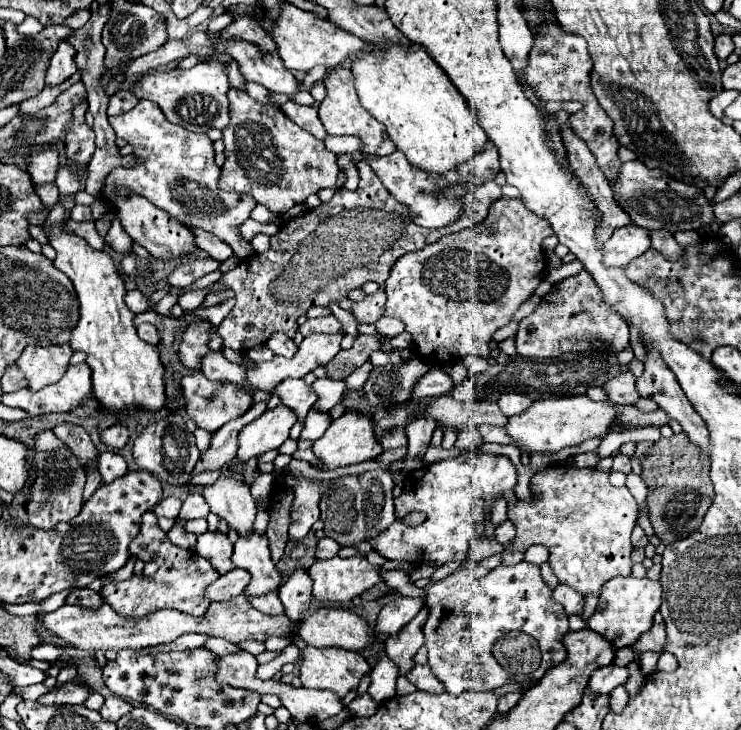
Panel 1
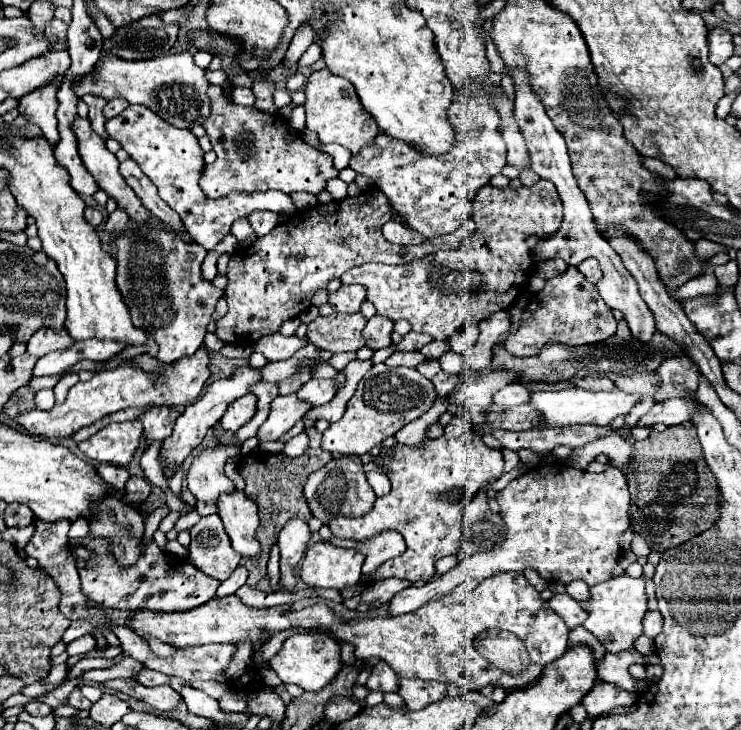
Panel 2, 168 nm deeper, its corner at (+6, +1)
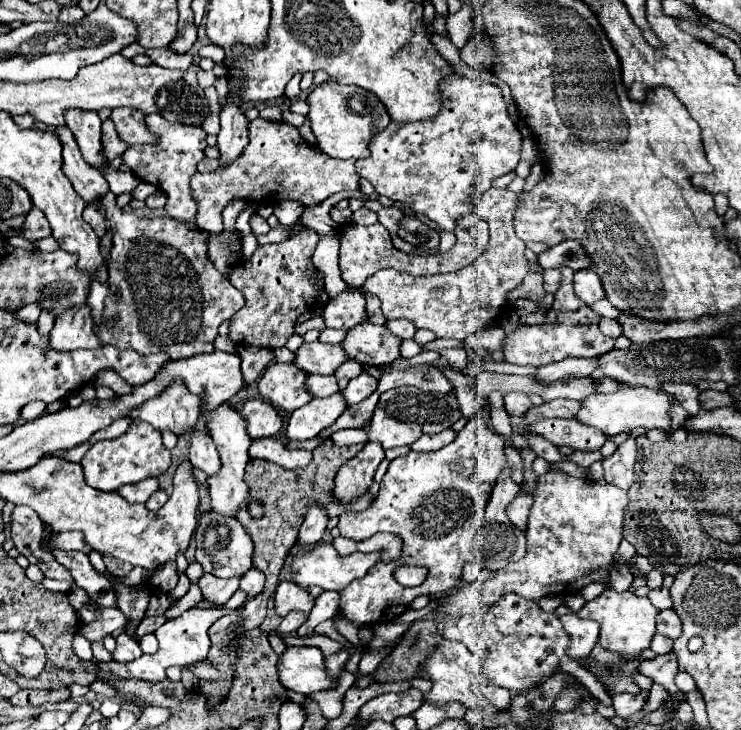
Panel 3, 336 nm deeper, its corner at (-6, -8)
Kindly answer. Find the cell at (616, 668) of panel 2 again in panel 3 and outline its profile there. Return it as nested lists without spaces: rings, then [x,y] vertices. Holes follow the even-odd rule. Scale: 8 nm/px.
[[[666,653],[666,655],[658,655],[654,659],[640,661],[638,671],[642,675],[650,677],[654,683],[660,683],[668,693],[680,693],[680,689],[674,685],[674,675],[678,673],[676,655]]]

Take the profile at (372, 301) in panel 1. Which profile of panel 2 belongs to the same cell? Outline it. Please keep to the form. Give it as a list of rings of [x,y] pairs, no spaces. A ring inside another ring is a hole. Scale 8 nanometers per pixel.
[[[360,284],[342,286],[336,292],[328,294],[328,304],[334,308],[334,312],[360,312],[360,306],[366,298],[366,290]]]

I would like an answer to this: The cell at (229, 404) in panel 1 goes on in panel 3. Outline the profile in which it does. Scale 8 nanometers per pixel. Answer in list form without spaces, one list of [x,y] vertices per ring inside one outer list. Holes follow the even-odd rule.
[[[250,399],[244,403],[242,417],[246,419],[246,433],[250,439],[272,437],[282,429],[282,415],[262,399]]]

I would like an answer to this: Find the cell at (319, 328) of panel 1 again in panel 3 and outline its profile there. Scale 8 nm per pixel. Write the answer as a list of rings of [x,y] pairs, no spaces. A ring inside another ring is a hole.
[[[364,321],[346,331],[340,343],[346,355],[358,363],[382,365],[400,357],[400,339],[396,339],[384,325],[374,325]]]

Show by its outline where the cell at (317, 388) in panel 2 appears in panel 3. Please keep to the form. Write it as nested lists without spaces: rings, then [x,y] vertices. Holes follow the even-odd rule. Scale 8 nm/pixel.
[[[362,373],[362,375],[350,379],[348,387],[342,389],[340,395],[344,397],[346,405],[352,407],[352,405],[358,405],[362,399],[366,399],[366,397],[376,389],[376,383],[378,383],[378,379],[374,379],[374,377],[368,375],[368,373]]]

